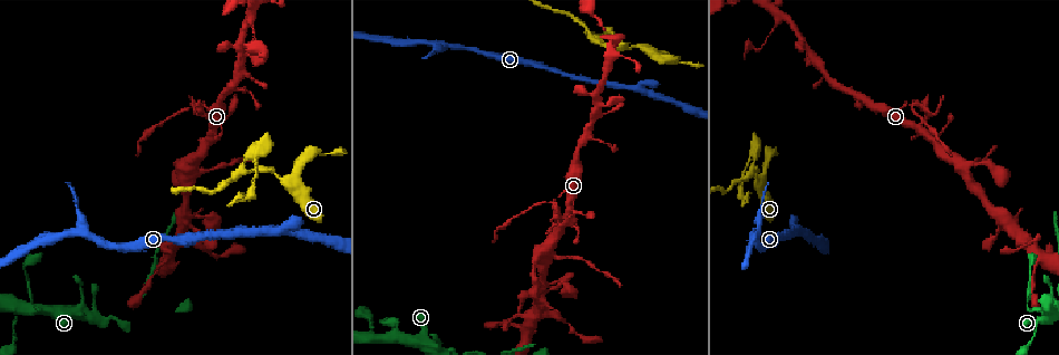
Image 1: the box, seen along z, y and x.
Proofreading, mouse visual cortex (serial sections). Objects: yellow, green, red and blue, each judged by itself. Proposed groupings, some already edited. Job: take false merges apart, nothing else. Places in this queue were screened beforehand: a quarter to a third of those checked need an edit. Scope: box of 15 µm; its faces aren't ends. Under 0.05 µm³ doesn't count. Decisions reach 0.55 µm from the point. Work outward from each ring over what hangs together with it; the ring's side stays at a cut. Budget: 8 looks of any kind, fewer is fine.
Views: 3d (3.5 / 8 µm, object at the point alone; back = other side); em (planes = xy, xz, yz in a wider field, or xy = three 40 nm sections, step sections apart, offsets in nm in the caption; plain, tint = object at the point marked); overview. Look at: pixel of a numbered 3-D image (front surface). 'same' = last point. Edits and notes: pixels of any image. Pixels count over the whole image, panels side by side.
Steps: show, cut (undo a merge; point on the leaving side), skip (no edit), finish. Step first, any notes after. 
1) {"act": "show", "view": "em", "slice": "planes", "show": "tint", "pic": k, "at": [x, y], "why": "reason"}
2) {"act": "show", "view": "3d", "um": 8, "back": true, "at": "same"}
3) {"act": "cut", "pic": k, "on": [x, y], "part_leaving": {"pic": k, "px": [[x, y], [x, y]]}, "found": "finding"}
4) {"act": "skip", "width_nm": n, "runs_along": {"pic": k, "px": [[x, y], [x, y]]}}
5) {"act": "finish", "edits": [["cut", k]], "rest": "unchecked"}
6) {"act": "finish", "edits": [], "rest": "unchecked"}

{"act": "show", "view": "3d", "um": 3.5, "back": true, "pic": 1, "at": [34, 306]}

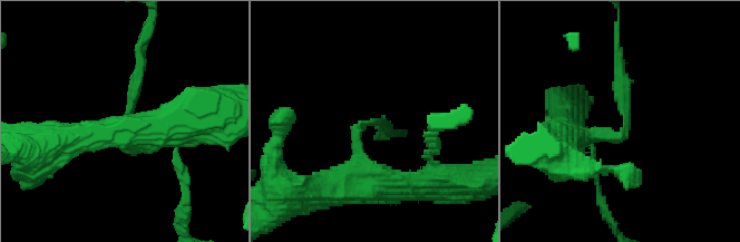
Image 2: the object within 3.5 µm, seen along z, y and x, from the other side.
{"act": "show", "view": "em", "slice": "xy", "step": 3, "show": "tint", "pic": 2, "at": [625, 126], "why": "shape alone is not enough"}

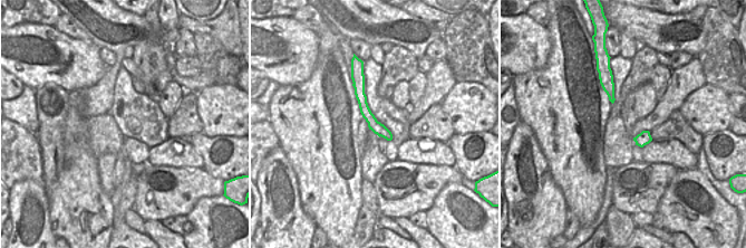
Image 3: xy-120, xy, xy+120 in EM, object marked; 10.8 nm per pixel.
{"act": "skip", "width_nm": 140, "runs_along": {"pic": 2, "px": [[563, 133], [621, 136], [626, 105], [617, 57]]}, "found": "one cell here"}

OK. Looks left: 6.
{"act": "show", "view": "3d", "um": 3.5, "pic": 1, "at": [160, 246], "why": "sharp bend"}

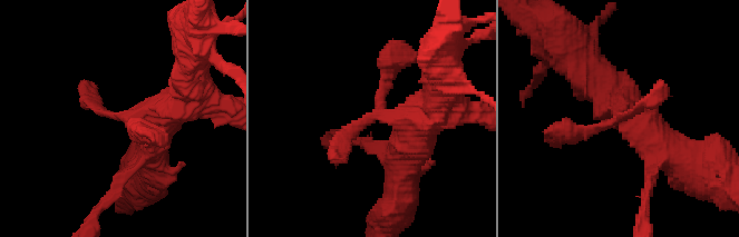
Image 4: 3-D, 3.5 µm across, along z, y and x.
{"act": "show", "view": "em", "slice": "xy", "step": 1, "show": "tint", "pic": 4, "at": [610, 127]}

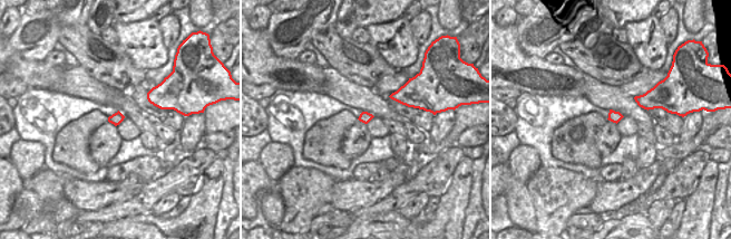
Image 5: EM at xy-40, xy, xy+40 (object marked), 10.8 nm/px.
{"act": "skip", "runs_along": {"pic": 4, "px": [[614, 101], [629, 108], [609, 125], [548, 139]]}, "found": "all the same cell"}

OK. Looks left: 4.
{"act": "show", "view": "3d", "um": 3.5, "back": true, "pic": 1, "at": [204, 170]}

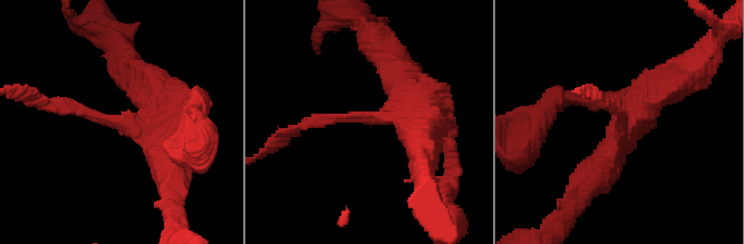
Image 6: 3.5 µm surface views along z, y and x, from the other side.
{"act": "show", "view": "em", "slice": "planes", "show": "tint", "pic": 6, "at": [364, 120], "arm_widths_nm": [150, 500], "why": "shape alone is not enough"}

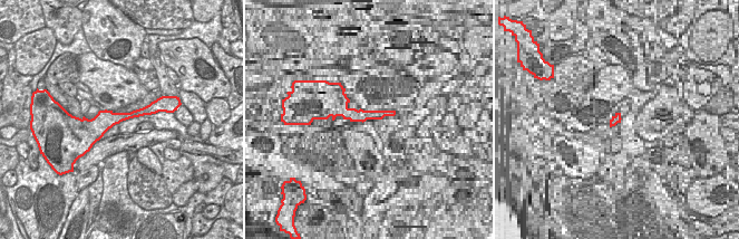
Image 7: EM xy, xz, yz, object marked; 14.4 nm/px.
{"act": "skip", "width_nm": 280, "runs_along": {"pic": 6, "px": [[408, 87], [382, 118], [296, 129]]}, "found": "one cell here"}

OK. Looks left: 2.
{"act": "finish", "edits": [], "rest": "unchecked"}

